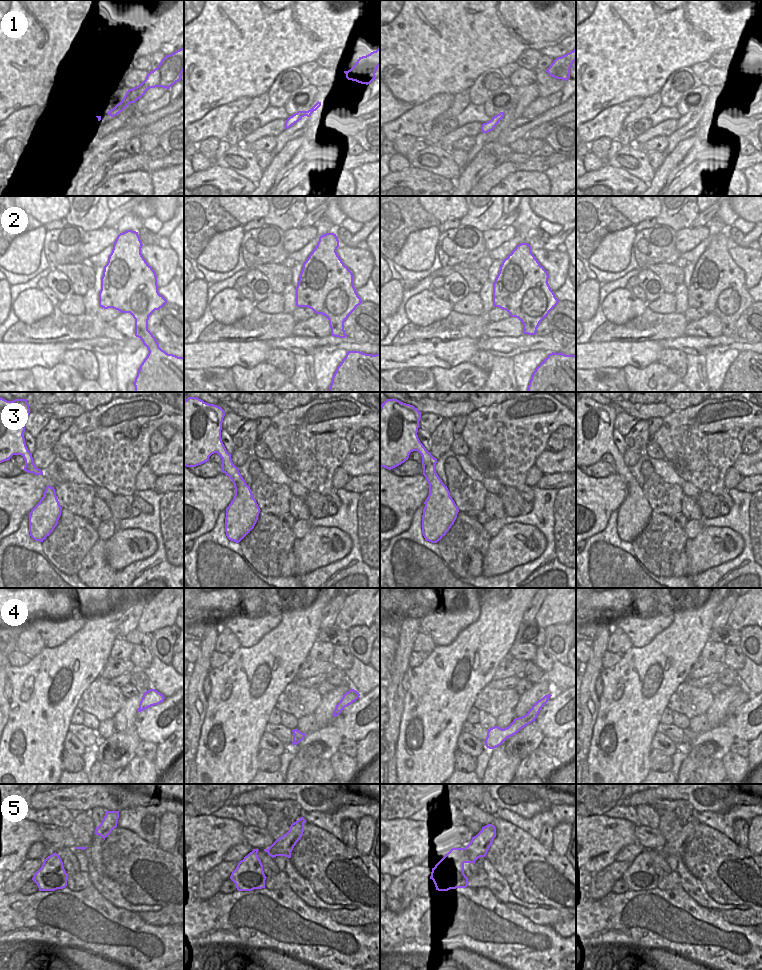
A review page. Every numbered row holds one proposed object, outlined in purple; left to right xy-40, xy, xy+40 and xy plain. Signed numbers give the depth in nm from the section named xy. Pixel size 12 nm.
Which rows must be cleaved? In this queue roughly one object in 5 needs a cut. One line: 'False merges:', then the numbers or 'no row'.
False merges: no row

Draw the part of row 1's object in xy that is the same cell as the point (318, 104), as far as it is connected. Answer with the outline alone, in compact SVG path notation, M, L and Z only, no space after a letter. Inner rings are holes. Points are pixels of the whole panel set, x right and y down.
M317 102L310 110L308 111L298 111L297 113L289 116L285 122L285 129L289 129L292 125L301 120L304 116L310 117L311 114L316 111L321 106L321 102Z

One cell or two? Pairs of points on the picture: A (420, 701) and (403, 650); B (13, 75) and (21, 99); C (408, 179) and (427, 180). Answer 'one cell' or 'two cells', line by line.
A: two cells
B: one cell
C: one cell

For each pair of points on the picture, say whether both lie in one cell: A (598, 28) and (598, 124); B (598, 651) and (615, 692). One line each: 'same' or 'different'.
A: different
B: different

